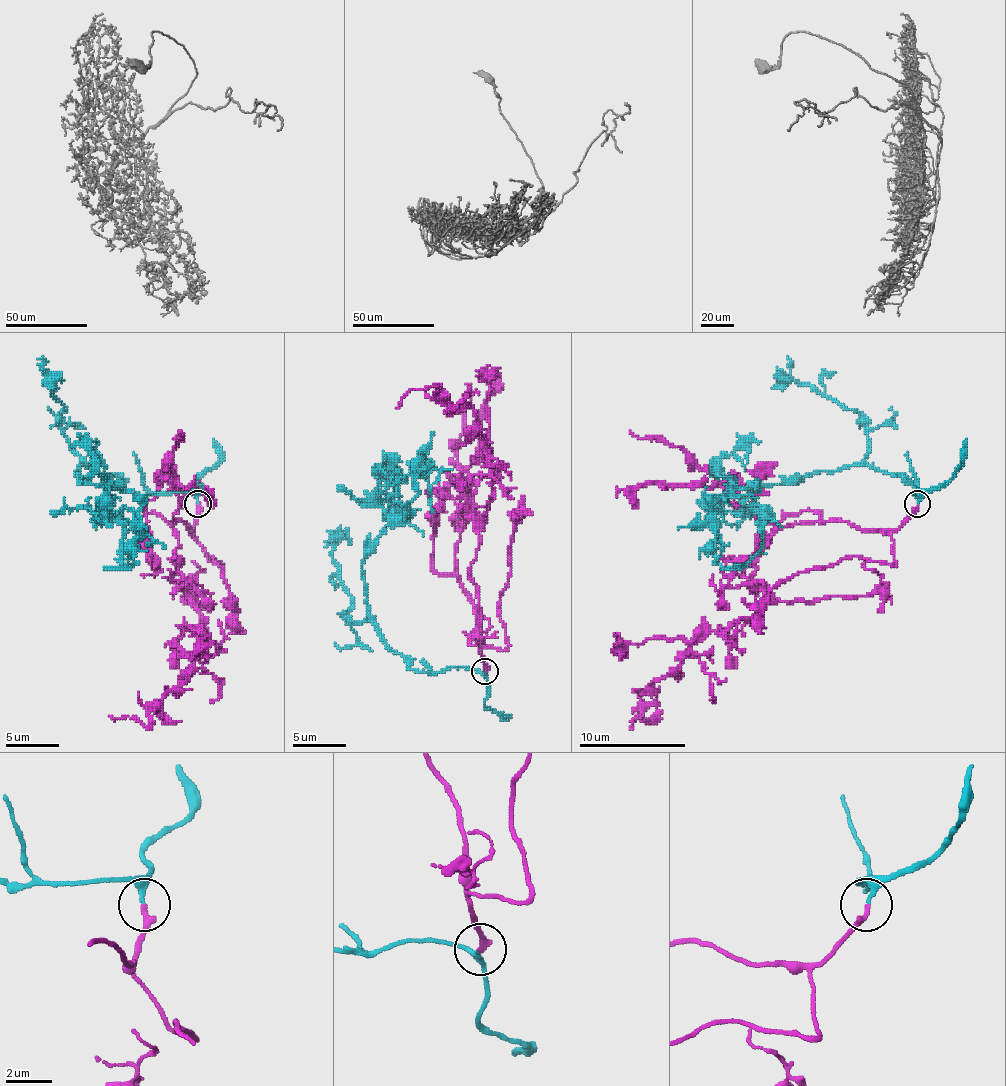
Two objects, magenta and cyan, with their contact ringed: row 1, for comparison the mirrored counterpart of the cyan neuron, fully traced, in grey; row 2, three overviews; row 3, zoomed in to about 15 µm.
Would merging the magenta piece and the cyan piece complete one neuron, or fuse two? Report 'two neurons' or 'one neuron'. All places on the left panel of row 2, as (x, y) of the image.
one neuron

